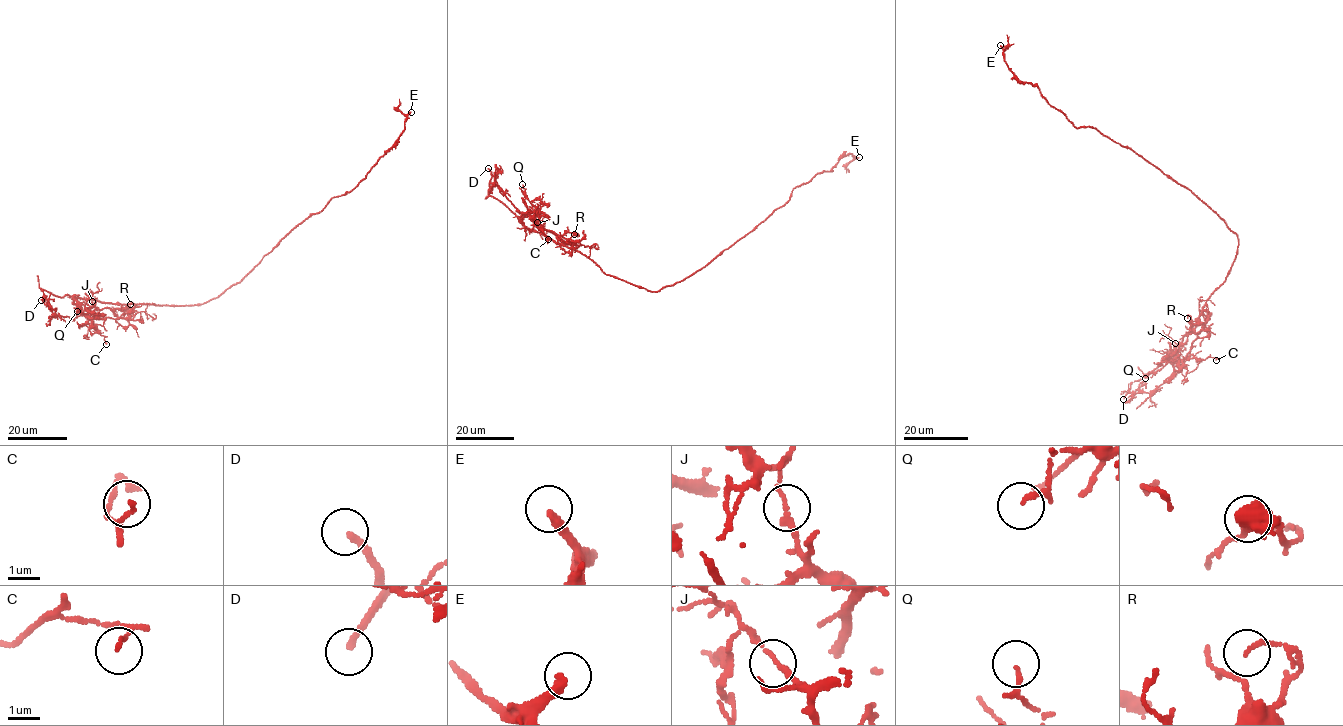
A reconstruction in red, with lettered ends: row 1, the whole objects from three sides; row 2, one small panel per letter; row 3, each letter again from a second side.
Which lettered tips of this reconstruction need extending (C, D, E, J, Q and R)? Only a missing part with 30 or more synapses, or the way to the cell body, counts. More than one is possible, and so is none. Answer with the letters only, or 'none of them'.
D, E

